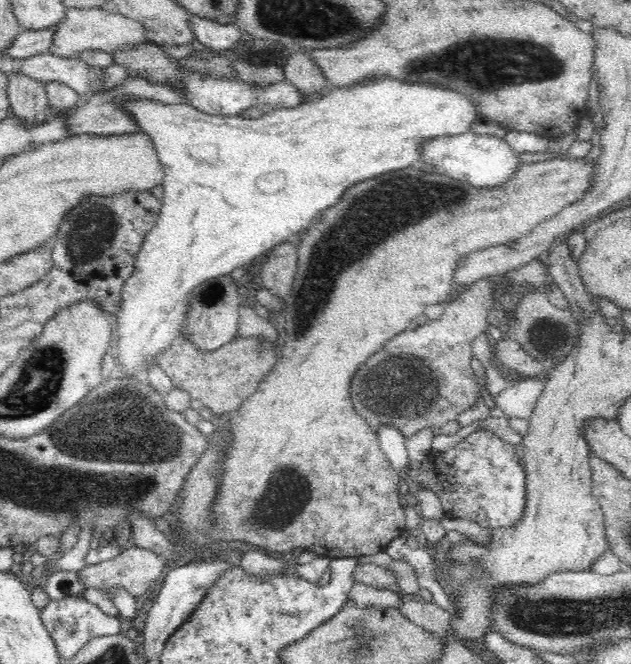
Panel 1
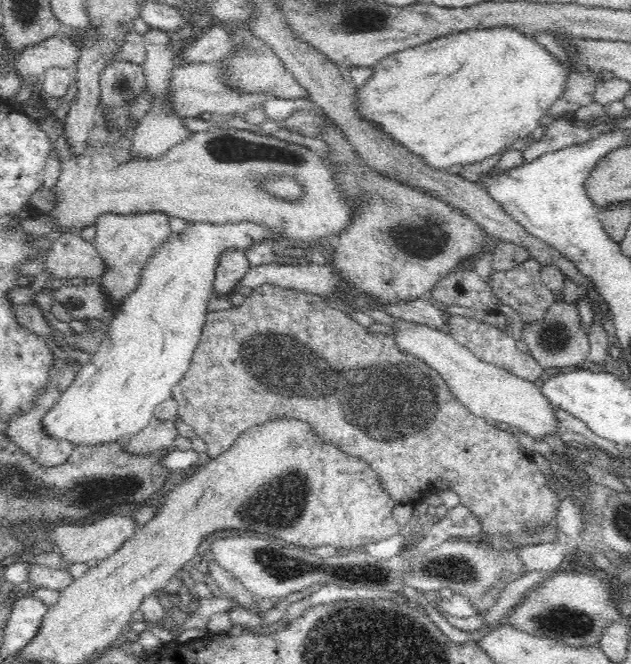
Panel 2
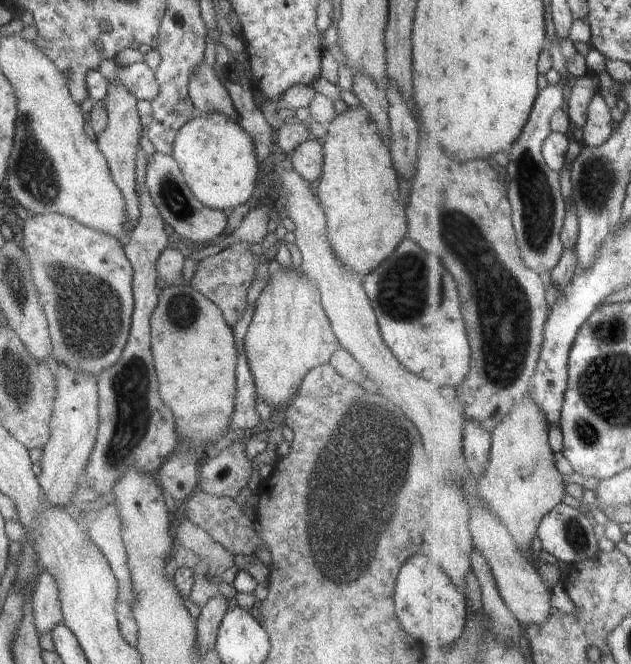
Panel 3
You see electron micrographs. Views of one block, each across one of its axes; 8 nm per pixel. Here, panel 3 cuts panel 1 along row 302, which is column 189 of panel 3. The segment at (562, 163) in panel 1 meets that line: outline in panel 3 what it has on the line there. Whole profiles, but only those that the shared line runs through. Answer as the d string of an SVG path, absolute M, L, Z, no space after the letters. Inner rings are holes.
M172 285L159 290L158 306L150 316L150 343L158 394L170 408L181 436L192 446L211 445L229 431L230 416L236 408L237 347L233 330L222 315L222 310L198 290L189 285Z

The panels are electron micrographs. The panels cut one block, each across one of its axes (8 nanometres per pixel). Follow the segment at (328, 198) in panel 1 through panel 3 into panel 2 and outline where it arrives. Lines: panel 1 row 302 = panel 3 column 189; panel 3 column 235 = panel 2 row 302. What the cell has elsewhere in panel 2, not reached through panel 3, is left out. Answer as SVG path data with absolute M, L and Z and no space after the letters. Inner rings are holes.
M206 221L190 224L182 234L172 235L160 250L156 250L150 262L144 266L140 283L117 308L116 316L109 321L105 337L92 359L82 365L71 386L62 393L58 404L42 418L42 425L52 439L66 439L76 445L99 445L126 440L140 432L154 417L158 404L173 396L174 386L188 373L192 354L197 349L202 328L206 324L208 302L212 298L217 265L221 255L229 249L246 253L263 240L274 243L280 238L266 225L250 221L212 224Z

